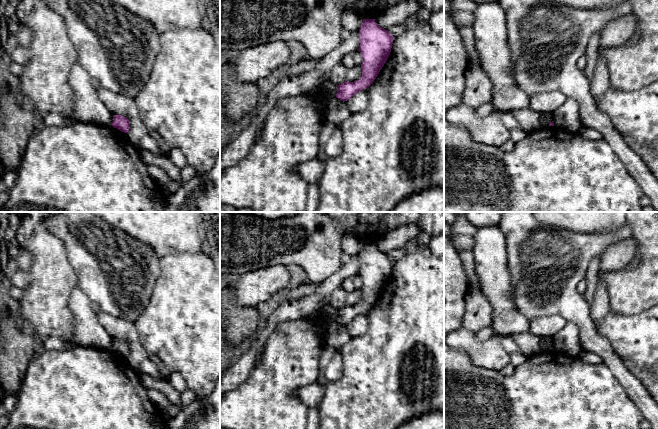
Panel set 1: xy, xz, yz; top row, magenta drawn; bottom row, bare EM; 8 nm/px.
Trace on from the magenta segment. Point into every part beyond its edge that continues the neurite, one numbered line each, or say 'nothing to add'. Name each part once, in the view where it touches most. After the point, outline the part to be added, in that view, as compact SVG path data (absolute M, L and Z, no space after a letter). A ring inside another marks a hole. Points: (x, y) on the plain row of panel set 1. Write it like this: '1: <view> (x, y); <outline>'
nothing to add

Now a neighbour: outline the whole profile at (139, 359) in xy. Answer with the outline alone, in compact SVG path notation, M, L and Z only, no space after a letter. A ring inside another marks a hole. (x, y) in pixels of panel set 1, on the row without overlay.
M103 311L98 312L98 320L113 339L121 339L129 344L130 353L126 358L133 369L139 374L147 374L154 378L167 380L161 375L156 364L150 359L150 354L140 343L133 322Z

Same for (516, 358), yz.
M513 352L510 354L510 364L514 367L521 365L527 357L521 352Z

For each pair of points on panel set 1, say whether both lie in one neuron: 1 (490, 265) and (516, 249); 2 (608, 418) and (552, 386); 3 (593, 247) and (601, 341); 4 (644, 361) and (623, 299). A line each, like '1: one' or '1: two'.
1: two
2: one
3: one
4: two

